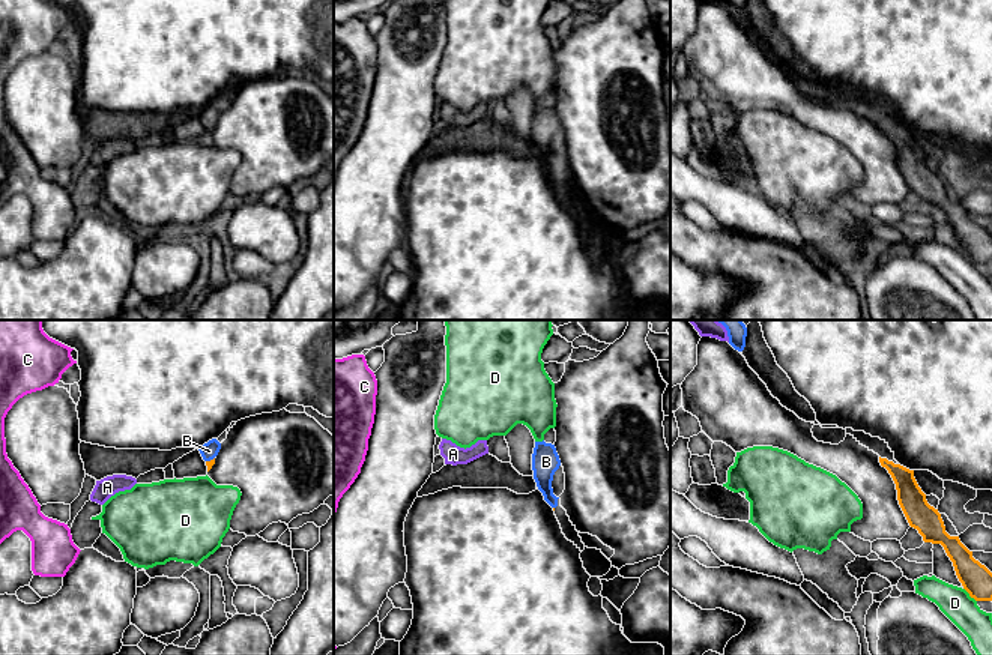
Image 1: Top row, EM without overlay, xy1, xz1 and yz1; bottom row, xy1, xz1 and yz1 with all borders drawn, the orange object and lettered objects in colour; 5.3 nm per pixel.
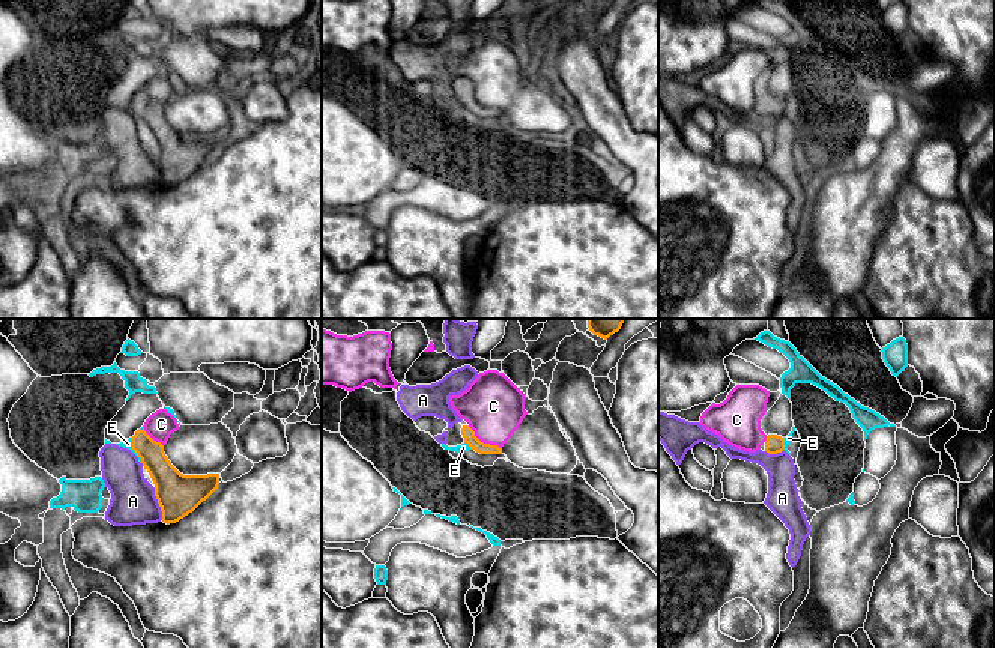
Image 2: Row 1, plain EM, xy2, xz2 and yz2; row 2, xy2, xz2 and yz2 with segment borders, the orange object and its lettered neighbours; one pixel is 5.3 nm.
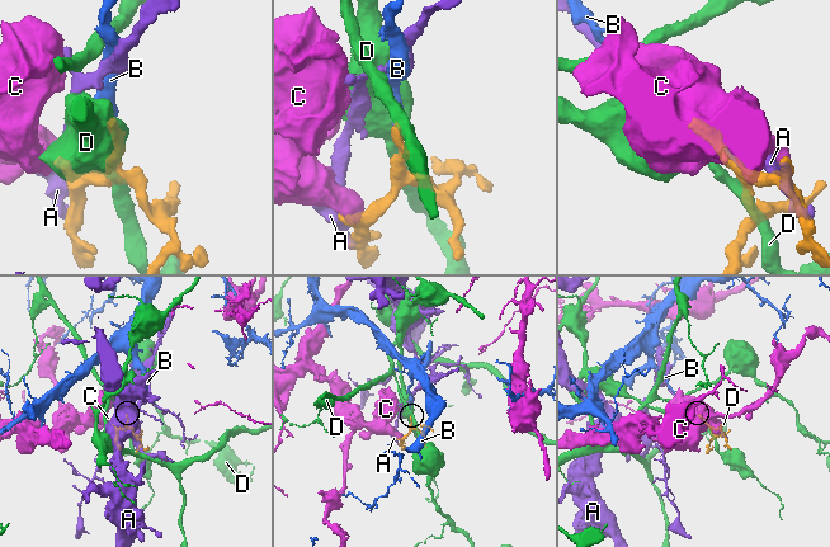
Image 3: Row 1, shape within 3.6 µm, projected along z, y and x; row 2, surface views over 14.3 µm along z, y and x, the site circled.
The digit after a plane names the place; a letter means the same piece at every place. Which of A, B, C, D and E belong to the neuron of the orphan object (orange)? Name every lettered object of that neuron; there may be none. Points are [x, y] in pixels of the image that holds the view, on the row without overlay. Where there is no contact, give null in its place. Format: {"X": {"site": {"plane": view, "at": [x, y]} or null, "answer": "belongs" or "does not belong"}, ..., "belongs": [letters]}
{"A": {"site": {"plane": "xy2", "at": [158, 166]}, "answer": "does not belong"}, "B": {"site": {"plane": "xy1", "at": [211, 123]}, "answer": "belongs"}, "C": {"site": {"plane": "xz2", "at": [483, 105]}, "answer": "does not belong"}, "D": {"site": {"plane": "yz1", "at": [970, 259]}, "answer": "does not belong"}, "E": {"site": {"plane": "xy2", "at": [134, 113]}, "answer": "does not belong"}, "belongs": ["B"]}

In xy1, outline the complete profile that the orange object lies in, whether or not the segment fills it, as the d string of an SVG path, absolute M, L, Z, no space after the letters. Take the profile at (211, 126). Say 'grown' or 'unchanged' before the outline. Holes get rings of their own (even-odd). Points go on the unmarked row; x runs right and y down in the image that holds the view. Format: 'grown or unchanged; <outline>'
grown; M216 102L209 104L198 113L203 123L206 125L207 135L215 128L215 120L218 119L219 113L221 113L221 107Z

